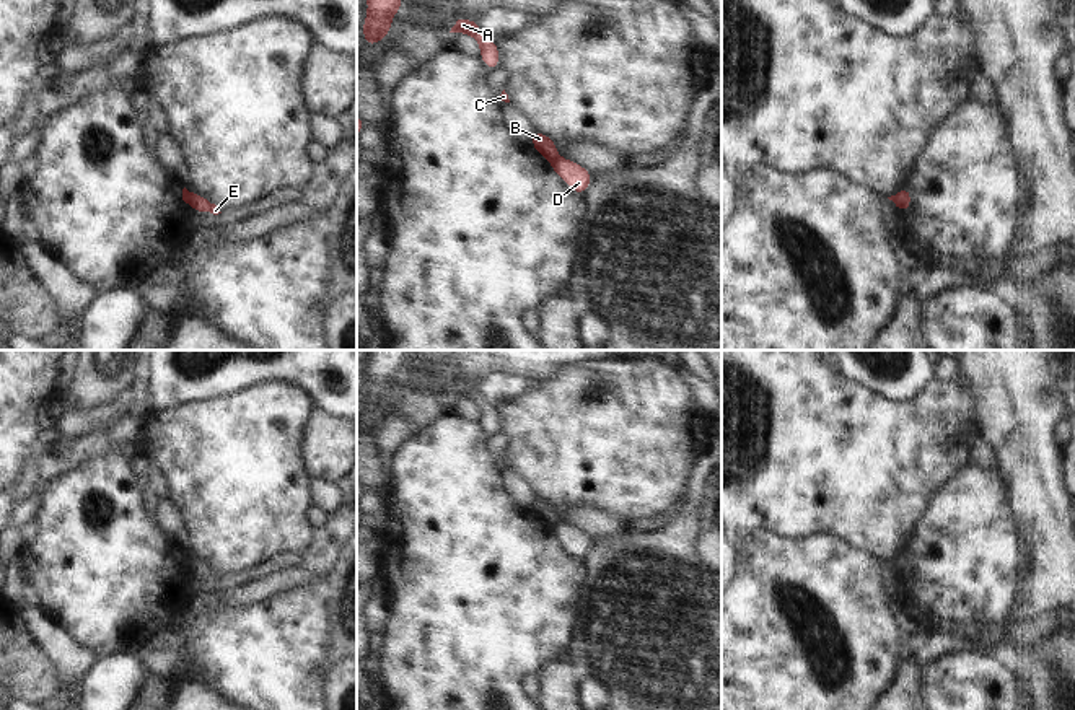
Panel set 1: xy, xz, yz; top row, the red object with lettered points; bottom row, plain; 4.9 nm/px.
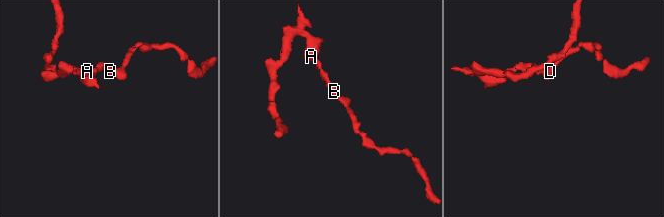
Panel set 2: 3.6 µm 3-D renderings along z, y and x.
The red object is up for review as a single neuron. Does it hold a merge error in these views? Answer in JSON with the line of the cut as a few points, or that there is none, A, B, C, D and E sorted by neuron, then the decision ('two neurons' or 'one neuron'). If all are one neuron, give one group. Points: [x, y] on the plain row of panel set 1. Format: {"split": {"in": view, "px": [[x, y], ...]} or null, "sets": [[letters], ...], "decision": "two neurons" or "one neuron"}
{"split": {"in": "xz", "px": [[559, 523], [552, 528]]}, "sets": [["A", "B", "C"], ["D", "E"]], "decision": "two neurons"}

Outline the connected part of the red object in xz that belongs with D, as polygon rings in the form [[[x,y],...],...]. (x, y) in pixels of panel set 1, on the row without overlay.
[[[559,523],[552,528],[552,536],[559,539],[560,544],[565,546],[567,550],[572,552],[577,559],[585,559],[591,547],[591,539],[588,534],[581,532],[580,529]]]

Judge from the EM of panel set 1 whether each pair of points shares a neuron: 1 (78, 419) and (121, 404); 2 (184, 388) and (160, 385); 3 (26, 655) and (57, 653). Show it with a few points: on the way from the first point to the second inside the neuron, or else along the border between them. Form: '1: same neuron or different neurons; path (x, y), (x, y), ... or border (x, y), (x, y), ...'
1: same neuron; path (88, 419), (111, 412)
2: same neuron; path (178, 385), (166, 385)
3: different neurons; border (23, 621), (23, 626), (51, 661), (59, 679)

